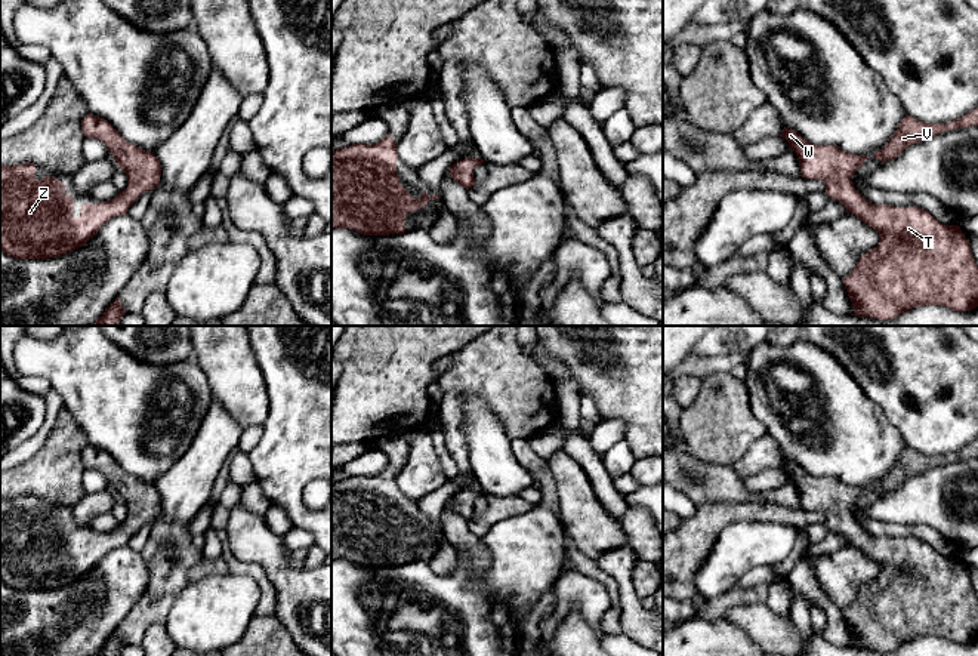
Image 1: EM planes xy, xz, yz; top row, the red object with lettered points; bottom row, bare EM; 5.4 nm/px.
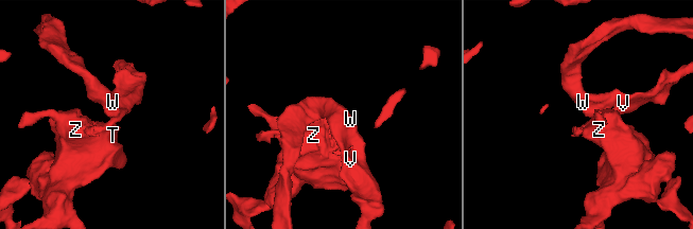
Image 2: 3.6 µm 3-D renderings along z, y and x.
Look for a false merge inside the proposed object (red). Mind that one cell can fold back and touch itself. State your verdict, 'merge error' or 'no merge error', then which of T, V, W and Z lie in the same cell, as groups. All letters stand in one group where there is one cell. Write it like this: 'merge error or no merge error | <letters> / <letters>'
no merge error | T V W Z

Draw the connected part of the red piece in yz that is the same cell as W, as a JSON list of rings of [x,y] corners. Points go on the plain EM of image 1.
[[[784,458],[780,466],[797,487],[802,509],[820,511],[826,524],[880,566],[877,578],[864,585],[852,604],[843,610],[854,646],[879,652],[895,650],[920,637],[942,637],[953,643],[978,638],[978,597],[969,573],[959,557],[944,557],[926,542],[873,536],[855,520],[851,508],[869,490],[843,483],[836,477],[817,477]]]

